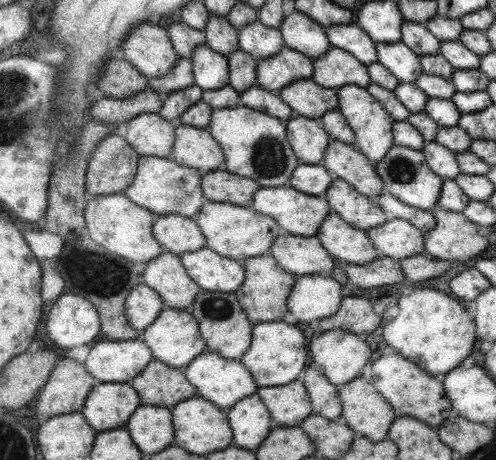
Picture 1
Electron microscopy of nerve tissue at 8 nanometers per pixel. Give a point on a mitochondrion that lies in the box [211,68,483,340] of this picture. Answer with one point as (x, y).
(269, 160)

